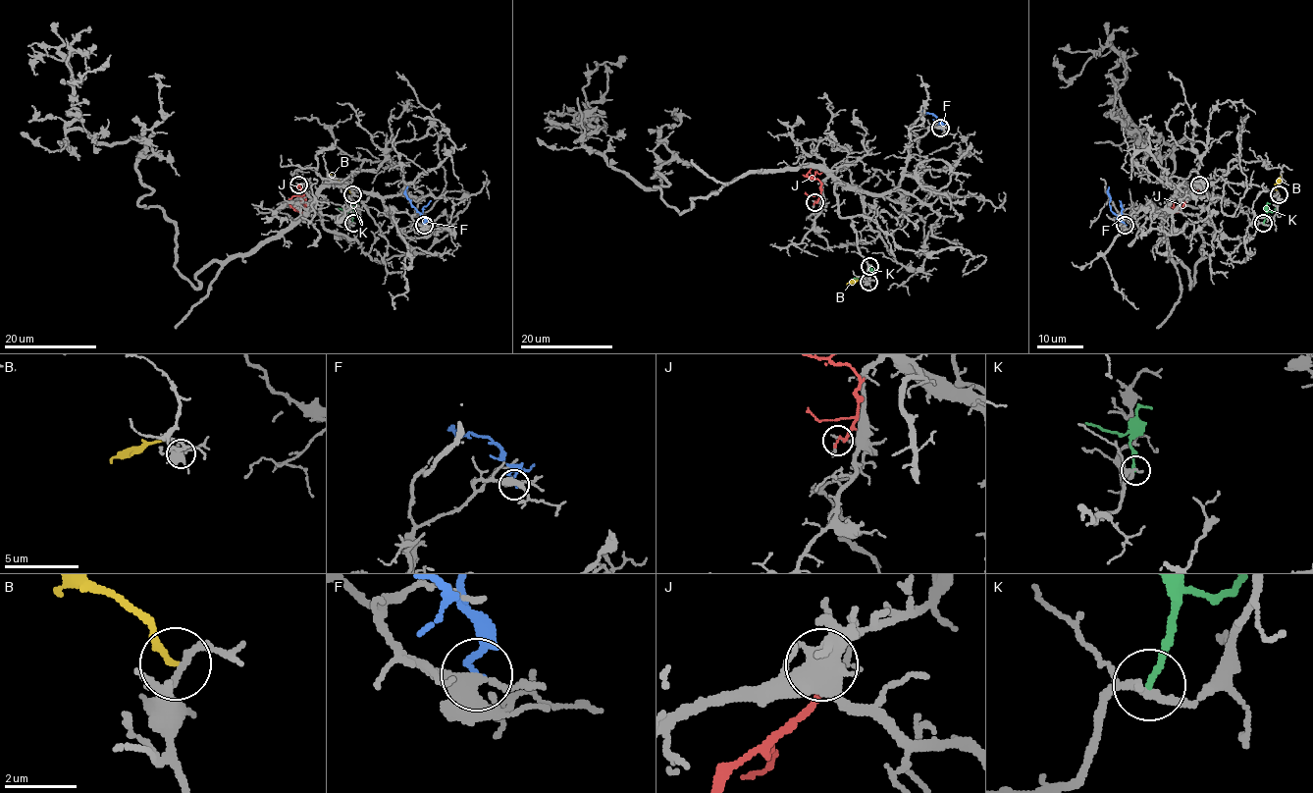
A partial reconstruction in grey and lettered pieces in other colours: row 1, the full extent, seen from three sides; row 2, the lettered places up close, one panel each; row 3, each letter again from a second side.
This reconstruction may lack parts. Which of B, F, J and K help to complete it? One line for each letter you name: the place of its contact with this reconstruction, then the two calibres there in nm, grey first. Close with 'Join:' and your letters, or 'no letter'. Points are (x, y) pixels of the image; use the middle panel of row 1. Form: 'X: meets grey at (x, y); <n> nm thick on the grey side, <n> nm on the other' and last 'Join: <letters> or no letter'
Join: no letter

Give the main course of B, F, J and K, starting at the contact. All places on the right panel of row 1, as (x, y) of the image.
B: (1279, 193), (1275, 186), (1282, 174)
F: (1125, 225), (1111, 210), (1109, 186)
J: (1199, 185), (1180, 210), (1177, 212), (1172, 206), (1163, 211)
K: (1263, 223), (1265, 214), (1275, 207)

